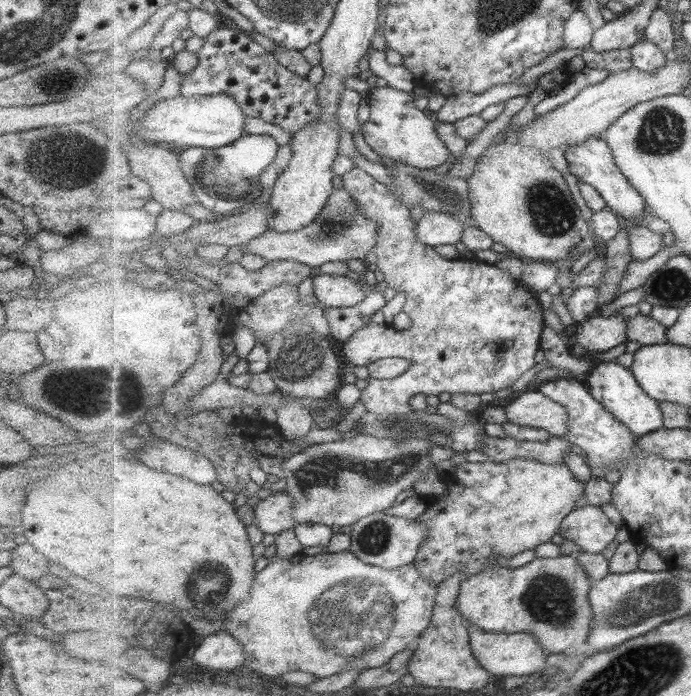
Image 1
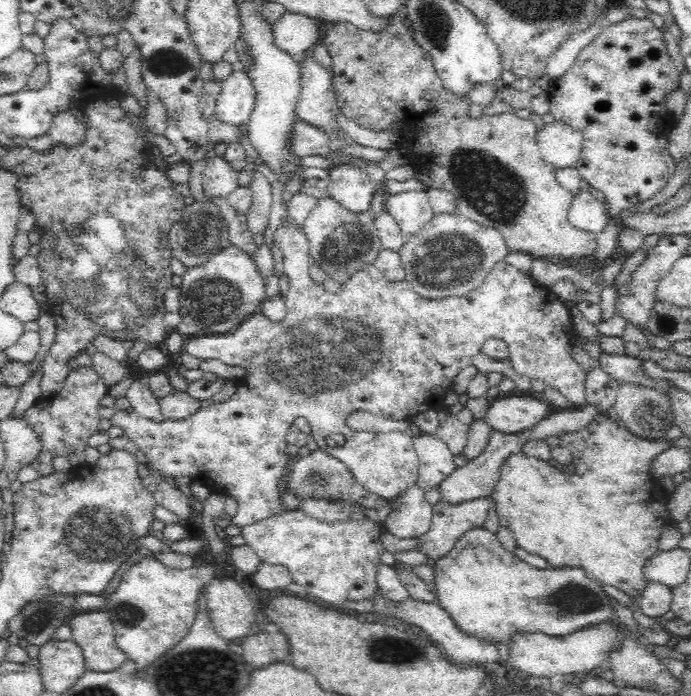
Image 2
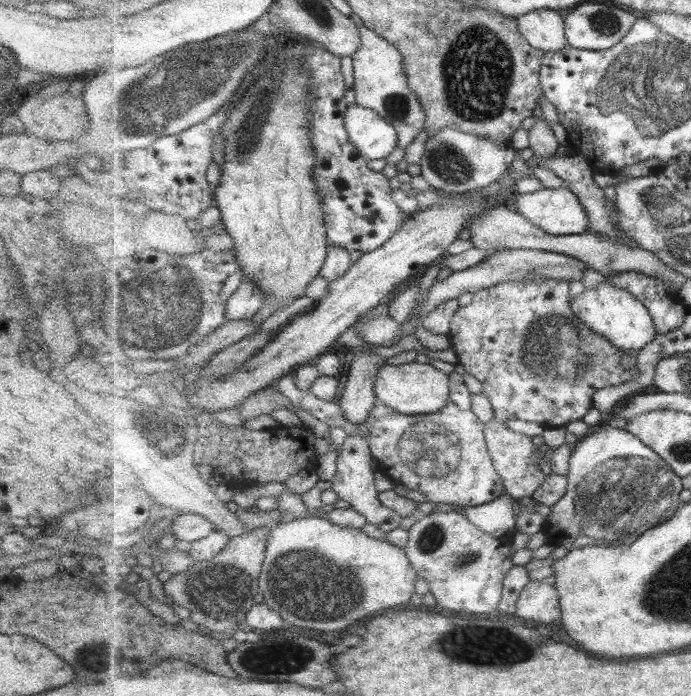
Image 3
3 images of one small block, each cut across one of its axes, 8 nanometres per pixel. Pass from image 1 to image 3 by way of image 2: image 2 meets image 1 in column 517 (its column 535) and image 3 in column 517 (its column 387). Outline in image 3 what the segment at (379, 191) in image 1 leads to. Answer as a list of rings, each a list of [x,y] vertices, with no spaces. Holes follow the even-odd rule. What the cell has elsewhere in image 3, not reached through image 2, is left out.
[[[541,277],[524,278],[523,280],[511,280],[499,284],[497,287],[489,289],[481,289],[479,292],[474,293],[472,301],[457,310],[456,315],[452,318],[451,330],[449,336],[452,341],[452,349],[458,357],[457,363],[461,363],[468,374],[471,374],[474,378],[482,383],[482,393],[488,398],[492,405],[494,419],[492,422],[485,423],[485,442],[487,442],[487,450],[489,450],[489,456],[493,460],[493,466],[497,470],[497,474],[503,477],[505,491],[515,500],[523,500],[526,497],[533,497],[533,494],[537,492],[537,489],[545,482],[547,475],[543,474],[539,469],[539,465],[536,463],[536,456],[538,452],[535,450],[534,445],[531,442],[531,437],[526,434],[515,432],[507,426],[507,420],[521,419],[529,422],[537,422],[547,427],[561,427],[571,422],[577,422],[577,420],[583,420],[591,410],[593,410],[593,394],[597,390],[617,386],[619,384],[625,384],[633,379],[637,379],[641,375],[640,368],[636,365],[631,369],[623,368],[623,356],[628,354],[616,348],[613,342],[610,342],[605,336],[596,334],[589,325],[583,323],[575,311],[572,309],[572,303],[569,303],[571,296],[569,296],[569,281],[567,280],[551,280]]]

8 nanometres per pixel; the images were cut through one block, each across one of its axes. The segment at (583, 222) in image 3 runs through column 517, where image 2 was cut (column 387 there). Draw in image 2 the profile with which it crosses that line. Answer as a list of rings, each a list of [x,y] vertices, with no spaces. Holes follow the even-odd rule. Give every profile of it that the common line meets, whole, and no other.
[[[409,190],[393,195],[386,195],[384,204],[384,210],[394,218],[401,233],[407,238],[418,233],[435,216],[426,191]]]

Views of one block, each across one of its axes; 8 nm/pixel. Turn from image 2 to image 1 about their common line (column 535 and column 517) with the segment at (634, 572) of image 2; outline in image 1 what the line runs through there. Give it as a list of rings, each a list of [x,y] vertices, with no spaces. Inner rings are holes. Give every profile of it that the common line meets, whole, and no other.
[[[517,457],[511,461],[496,463],[464,462],[457,466],[454,473],[447,472],[447,492],[445,497],[424,496],[429,504],[417,521],[427,525],[427,538],[416,556],[415,565],[425,579],[435,586],[441,585],[453,575],[461,575],[465,580],[491,565],[499,565],[499,557],[515,557],[525,550],[535,550],[560,532],[561,525],[577,500],[585,496],[586,484],[579,482],[565,463],[545,464],[537,459]]]

